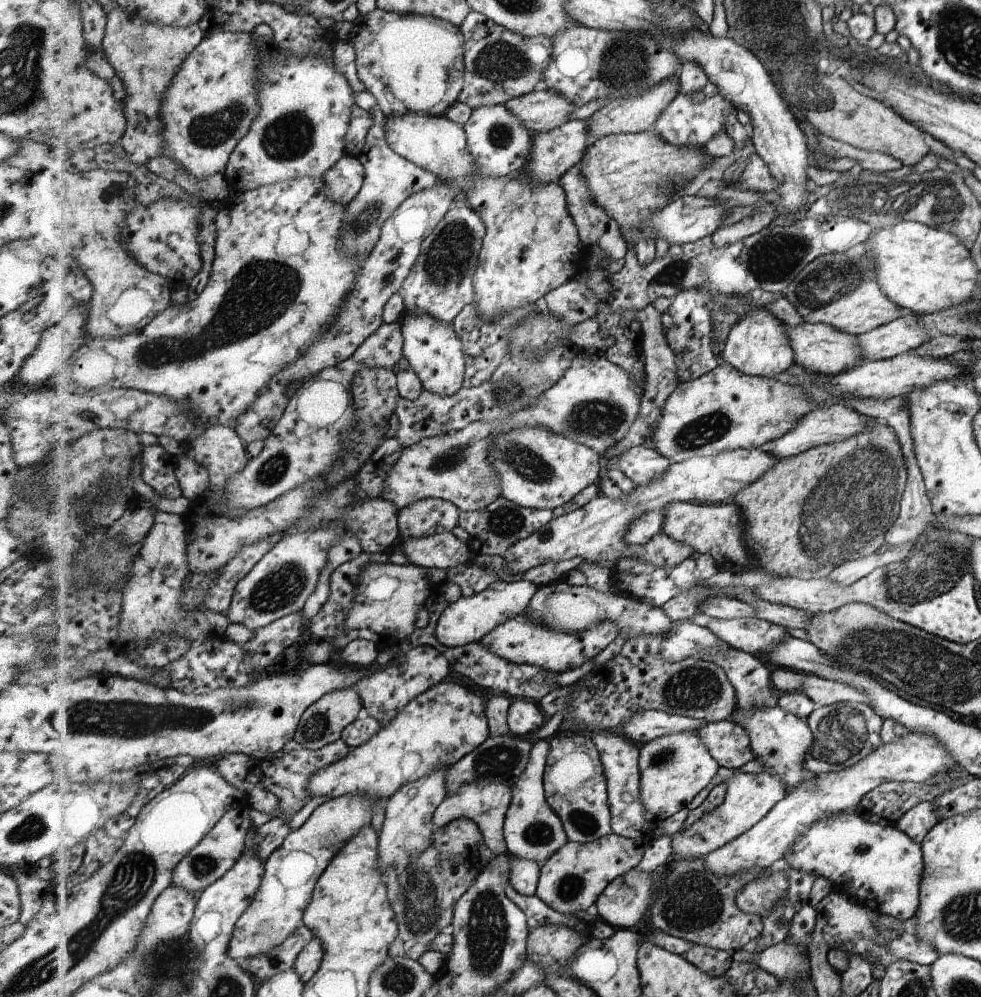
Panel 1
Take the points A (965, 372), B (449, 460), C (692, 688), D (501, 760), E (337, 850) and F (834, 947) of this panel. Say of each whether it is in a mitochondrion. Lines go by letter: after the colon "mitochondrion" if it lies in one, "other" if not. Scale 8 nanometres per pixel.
A: other
B: mitochondrion
C: mitochondrion
D: mitochondrion
E: other
F: other

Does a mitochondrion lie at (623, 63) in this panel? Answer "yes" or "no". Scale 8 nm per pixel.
yes

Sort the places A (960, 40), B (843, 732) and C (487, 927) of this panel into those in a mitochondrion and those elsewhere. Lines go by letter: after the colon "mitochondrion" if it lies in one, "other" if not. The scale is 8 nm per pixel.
A: mitochondrion
B: mitochondrion
C: mitochondrion

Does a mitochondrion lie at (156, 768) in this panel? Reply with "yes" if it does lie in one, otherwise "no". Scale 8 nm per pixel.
no

